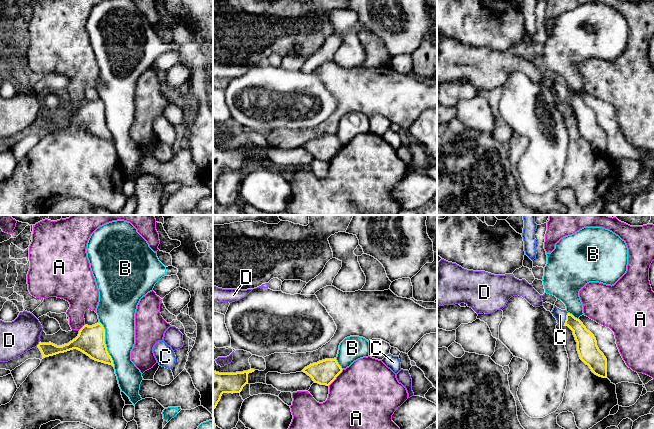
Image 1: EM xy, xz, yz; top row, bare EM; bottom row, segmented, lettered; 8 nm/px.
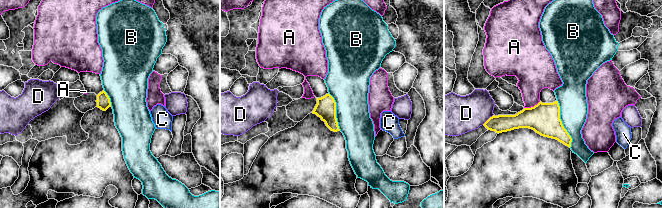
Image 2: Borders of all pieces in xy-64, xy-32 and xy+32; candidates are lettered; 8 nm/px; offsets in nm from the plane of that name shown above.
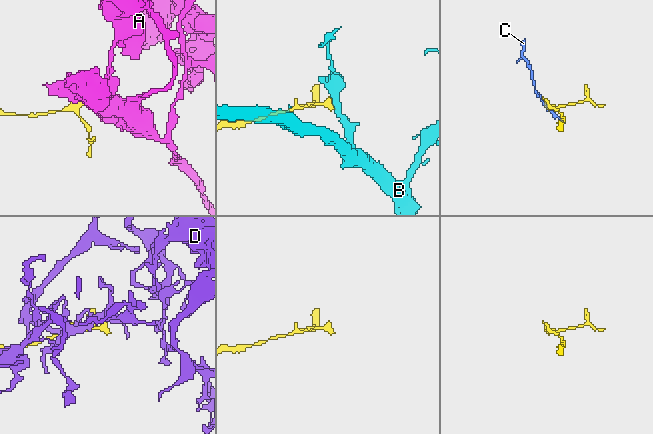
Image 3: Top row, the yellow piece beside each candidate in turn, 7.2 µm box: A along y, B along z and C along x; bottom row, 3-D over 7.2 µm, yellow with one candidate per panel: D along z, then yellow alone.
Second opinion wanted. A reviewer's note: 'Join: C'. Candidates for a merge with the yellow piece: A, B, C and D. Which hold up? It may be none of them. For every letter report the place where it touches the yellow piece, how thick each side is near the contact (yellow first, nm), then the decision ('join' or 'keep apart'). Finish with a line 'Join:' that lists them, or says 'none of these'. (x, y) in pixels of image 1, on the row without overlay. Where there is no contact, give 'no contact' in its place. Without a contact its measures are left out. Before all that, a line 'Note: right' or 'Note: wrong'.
Note: right
A: xz (336, 152) | 200/500 nm | keep apart
B: xy (105, 120) | 220/280 nm | keep apart
C: yz (566, 94) | 160/90 nm | join
D: xy (38, 120) | 110/280 nm | keep apart
Join: C

